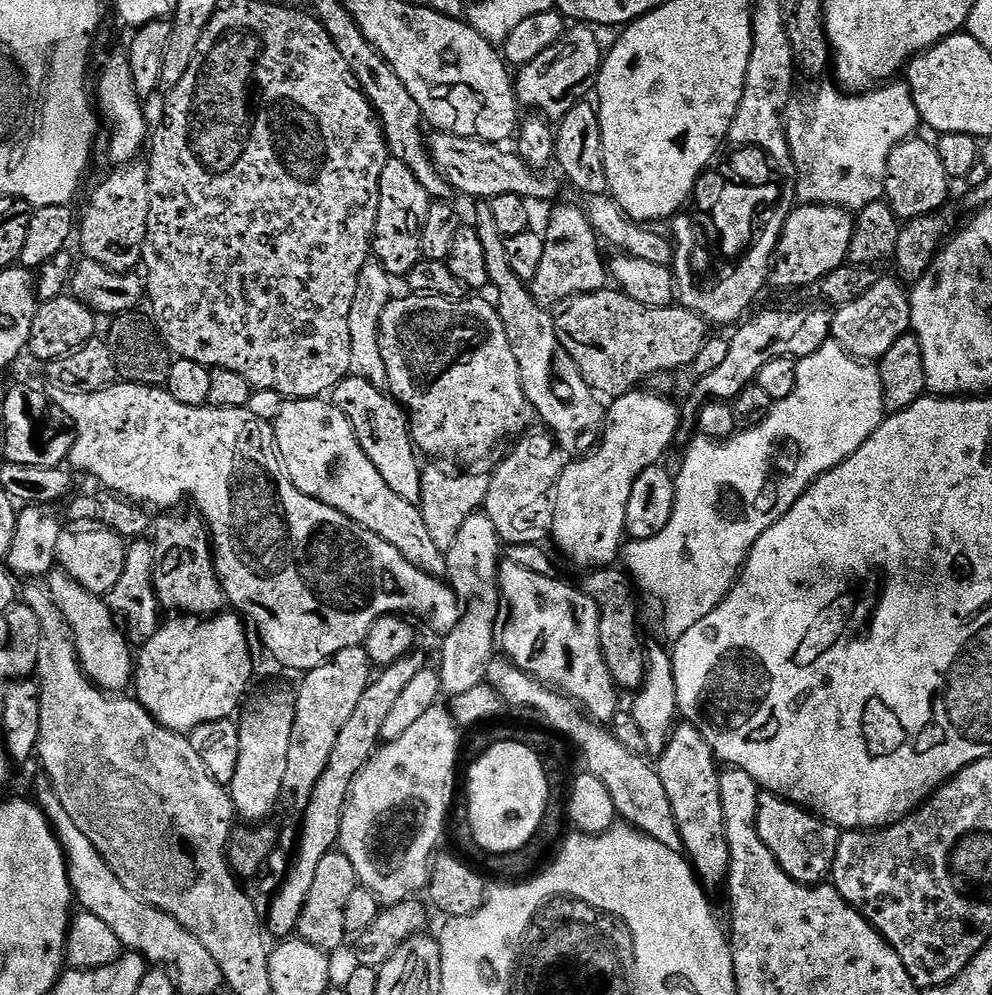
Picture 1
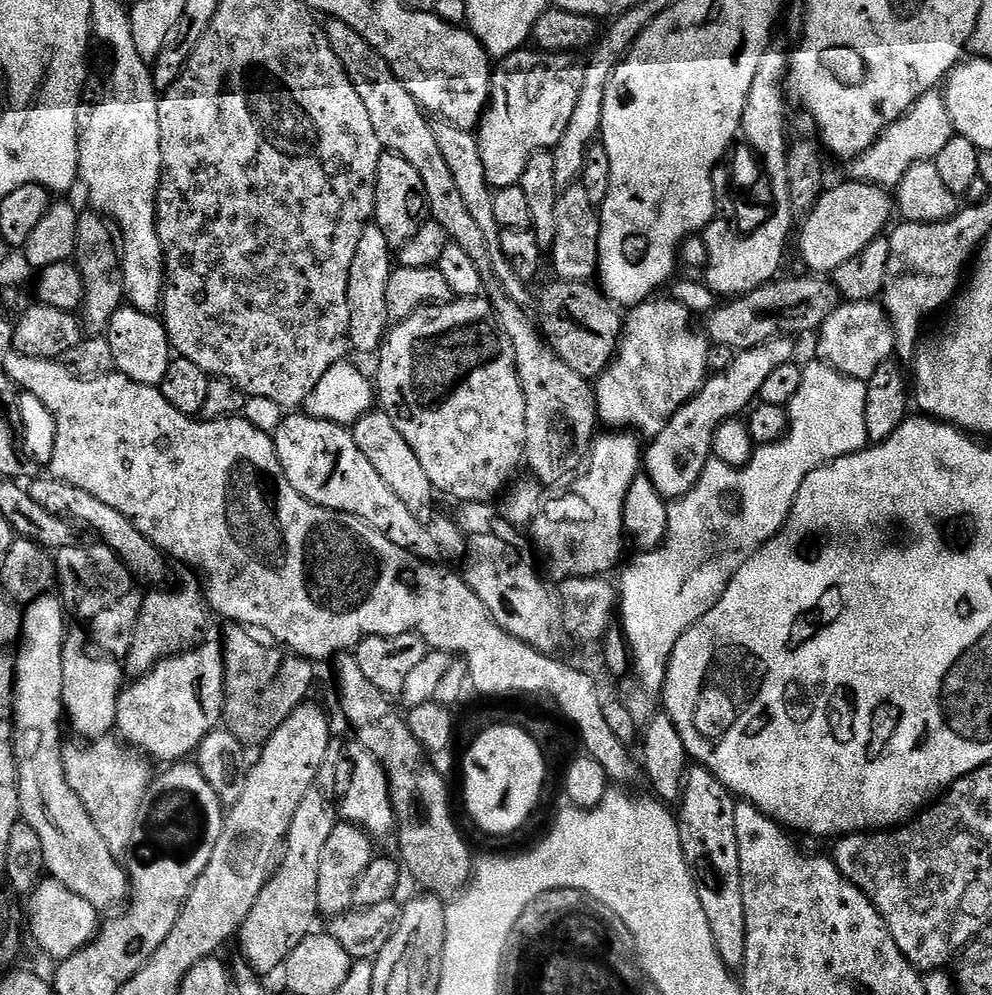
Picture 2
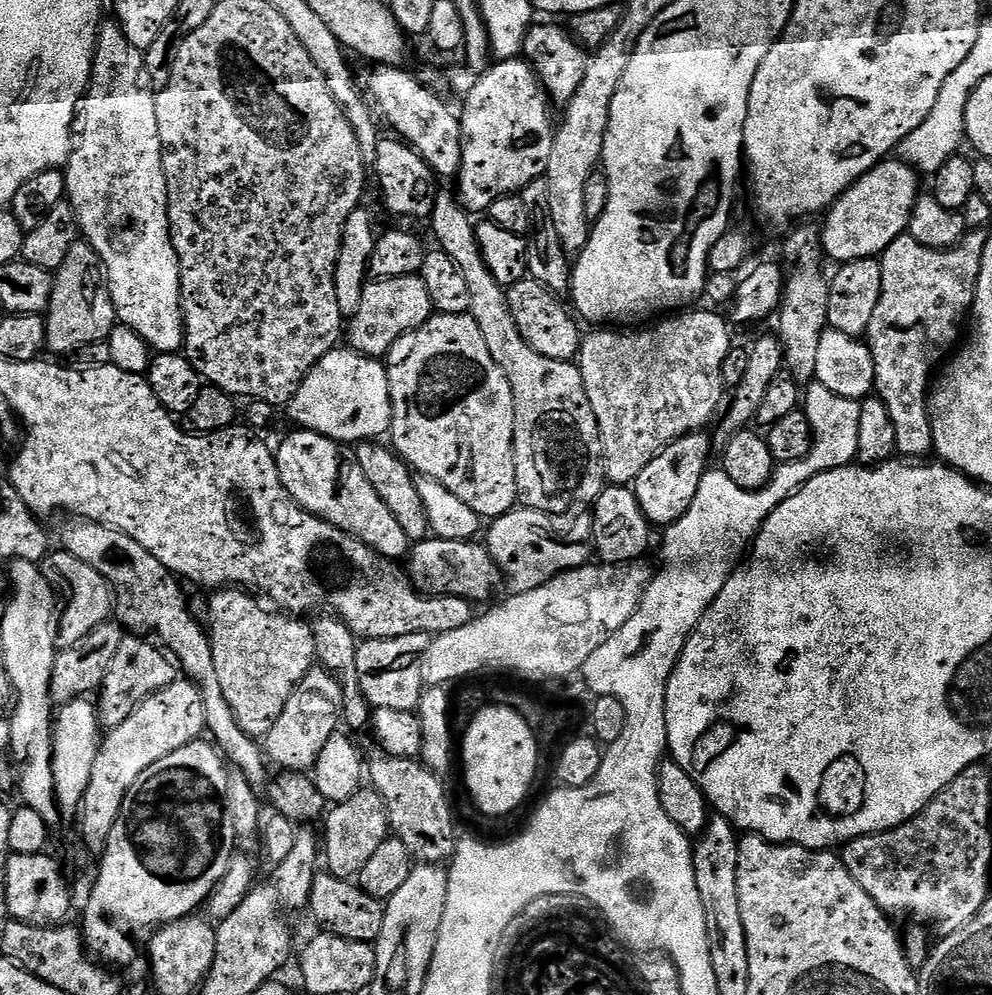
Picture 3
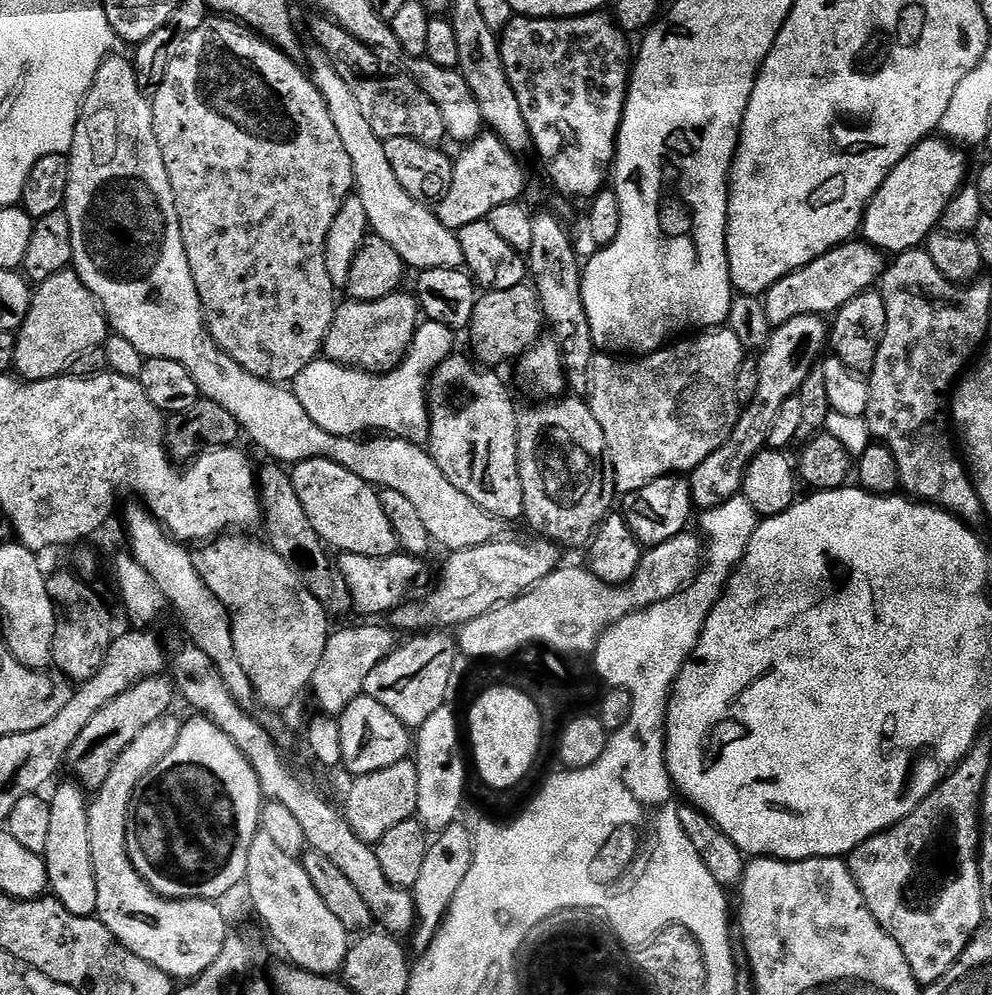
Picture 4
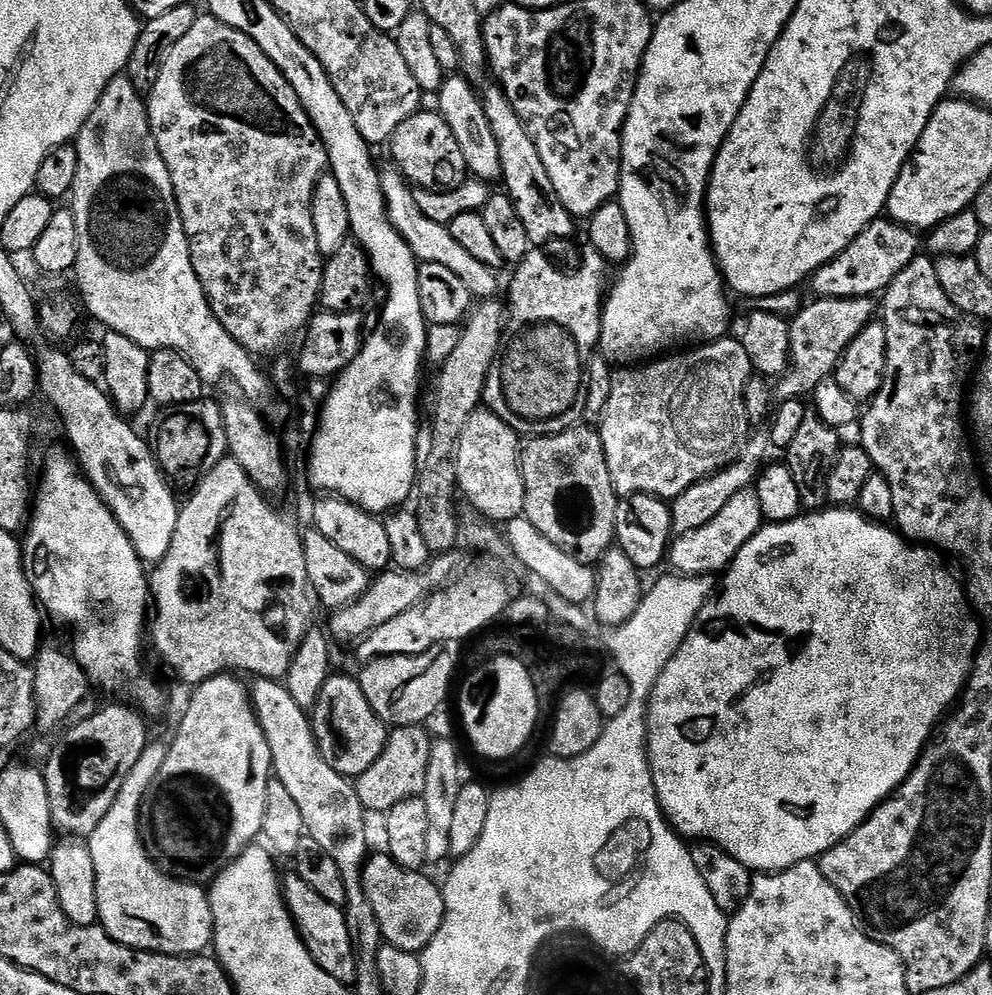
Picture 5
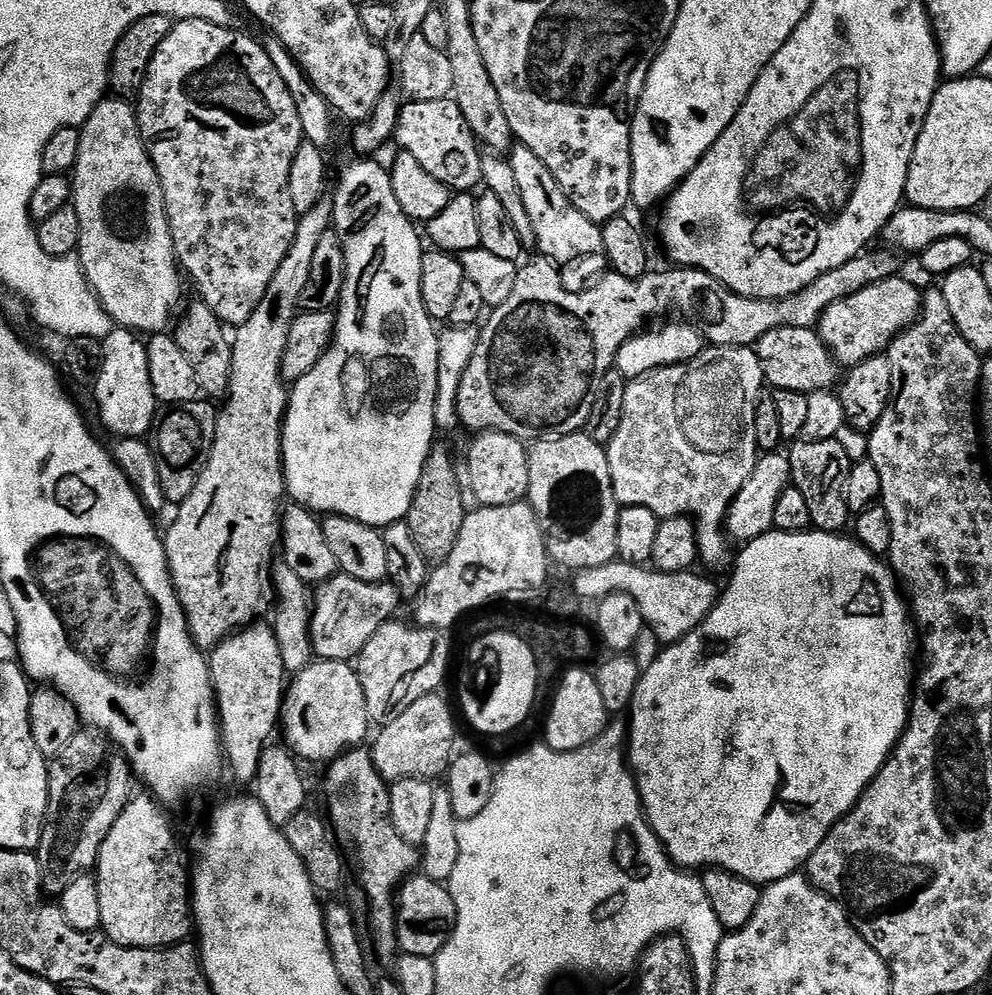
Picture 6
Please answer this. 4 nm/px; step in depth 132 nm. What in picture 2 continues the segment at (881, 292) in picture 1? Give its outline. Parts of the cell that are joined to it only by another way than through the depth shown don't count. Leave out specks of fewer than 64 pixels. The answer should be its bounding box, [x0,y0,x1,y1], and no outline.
[818,300,896,382]

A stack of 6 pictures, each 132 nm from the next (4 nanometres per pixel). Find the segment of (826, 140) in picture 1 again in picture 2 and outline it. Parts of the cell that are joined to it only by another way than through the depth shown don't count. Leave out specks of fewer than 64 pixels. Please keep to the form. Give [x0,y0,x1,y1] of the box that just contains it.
[851,90,953,190]

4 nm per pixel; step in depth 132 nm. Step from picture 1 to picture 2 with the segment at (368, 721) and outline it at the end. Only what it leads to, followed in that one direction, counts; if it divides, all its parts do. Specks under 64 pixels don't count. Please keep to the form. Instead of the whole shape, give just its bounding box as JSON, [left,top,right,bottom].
[238,742,340,973]

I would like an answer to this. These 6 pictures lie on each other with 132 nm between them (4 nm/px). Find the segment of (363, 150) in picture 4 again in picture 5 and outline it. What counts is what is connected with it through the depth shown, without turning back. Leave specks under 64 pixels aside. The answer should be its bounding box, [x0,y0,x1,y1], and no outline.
[380,166,497,298]

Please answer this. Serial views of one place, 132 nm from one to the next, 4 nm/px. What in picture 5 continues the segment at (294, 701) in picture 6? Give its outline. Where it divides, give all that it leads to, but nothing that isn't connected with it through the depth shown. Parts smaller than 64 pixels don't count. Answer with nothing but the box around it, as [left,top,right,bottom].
[314,674,389,778]

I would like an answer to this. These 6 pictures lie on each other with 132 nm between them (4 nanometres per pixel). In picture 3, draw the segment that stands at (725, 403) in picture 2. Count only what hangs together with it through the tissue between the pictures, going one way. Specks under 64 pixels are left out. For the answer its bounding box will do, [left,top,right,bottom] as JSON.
[634,431,714,526]

